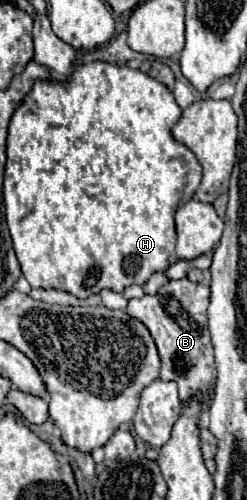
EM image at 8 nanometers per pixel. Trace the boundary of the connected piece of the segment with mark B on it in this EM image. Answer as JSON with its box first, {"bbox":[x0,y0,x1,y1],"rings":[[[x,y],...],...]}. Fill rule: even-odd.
{"bbox":[126,279,214,403],"rings":[[[180,279],[180,281],[168,281],[166,285],[162,285],[156,295],[144,295],[140,299],[128,301],[126,313],[130,317],[140,319],[156,341],[156,347],[162,359],[160,379],[176,381],[182,401],[186,401],[186,395],[194,395],[198,387],[210,387],[210,395],[206,403],[212,399],[212,393],[214,393],[212,389],[214,387],[214,359],[212,359],[210,331],[206,323],[208,299],[210,299],[208,285]]]}

